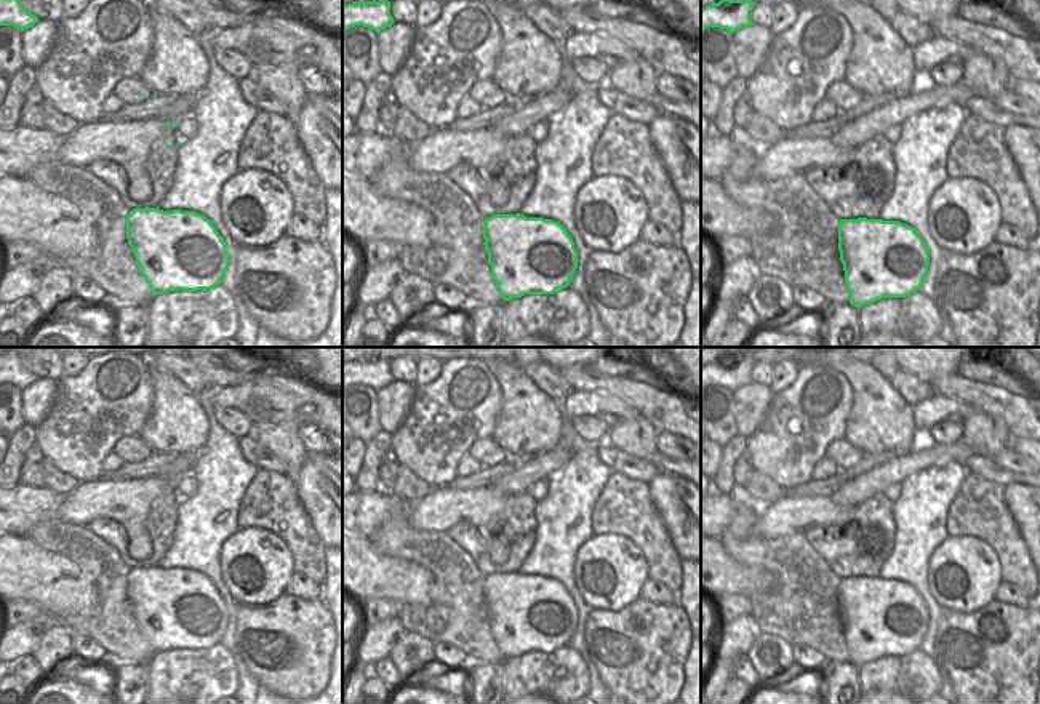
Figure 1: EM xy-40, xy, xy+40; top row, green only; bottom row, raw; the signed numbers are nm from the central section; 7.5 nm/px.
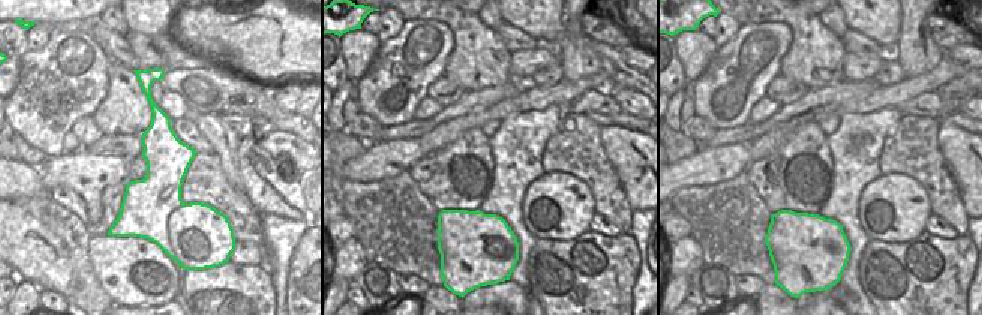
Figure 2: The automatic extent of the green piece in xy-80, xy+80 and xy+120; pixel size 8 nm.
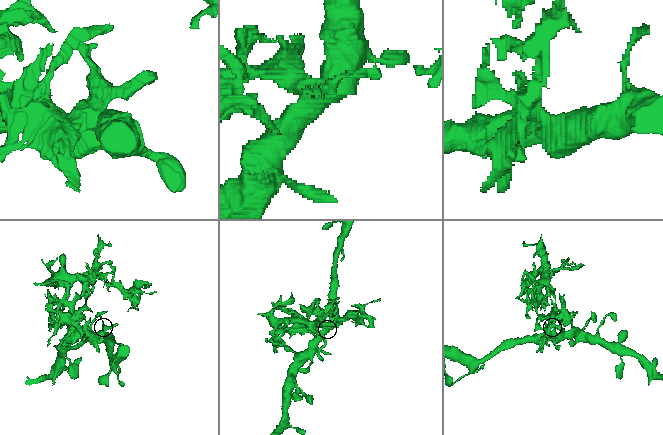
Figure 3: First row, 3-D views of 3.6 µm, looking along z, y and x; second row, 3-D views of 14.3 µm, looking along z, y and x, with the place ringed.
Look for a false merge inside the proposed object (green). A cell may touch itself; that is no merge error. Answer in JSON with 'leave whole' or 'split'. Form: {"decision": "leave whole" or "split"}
{"decision": "split"}

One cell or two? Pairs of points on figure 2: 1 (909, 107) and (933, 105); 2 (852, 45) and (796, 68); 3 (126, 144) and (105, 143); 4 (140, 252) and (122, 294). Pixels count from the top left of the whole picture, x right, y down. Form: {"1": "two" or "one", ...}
{"1": "one", "2": "two", "3": "one", "4": "one"}

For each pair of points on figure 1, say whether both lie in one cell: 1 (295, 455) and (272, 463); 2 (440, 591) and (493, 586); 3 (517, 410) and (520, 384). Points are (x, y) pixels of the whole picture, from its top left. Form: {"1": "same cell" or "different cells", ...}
{"1": "different cells", "2": "different cells", "3": "same cell"}

